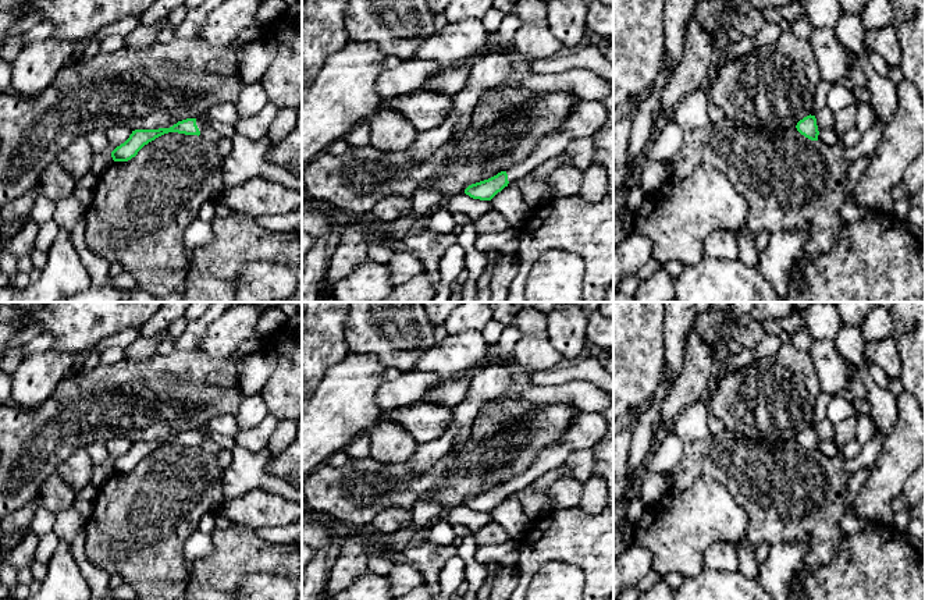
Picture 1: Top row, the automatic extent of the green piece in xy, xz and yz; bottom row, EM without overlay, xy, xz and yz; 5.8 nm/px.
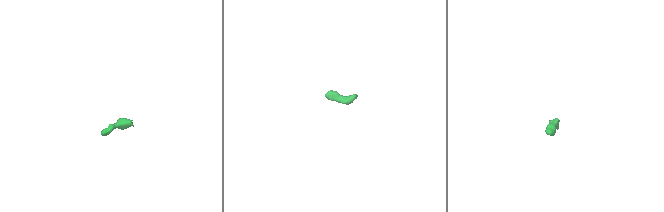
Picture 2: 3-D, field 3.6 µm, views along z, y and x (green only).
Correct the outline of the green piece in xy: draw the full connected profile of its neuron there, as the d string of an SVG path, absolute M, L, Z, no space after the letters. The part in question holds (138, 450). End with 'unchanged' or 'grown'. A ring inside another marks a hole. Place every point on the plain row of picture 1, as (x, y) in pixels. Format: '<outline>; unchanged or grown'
M186 430L170 440L135 441L124 455L111 464L111 469L114 473L128 473L135 469L145 457L168 444L199 448L202 443L211 440L210 433L210 430Z; grown

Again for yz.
M810 426L804 429L803 432L797 434L796 440L805 450L811 452L818 452L819 443L818 443L815 427Z; unchanged

